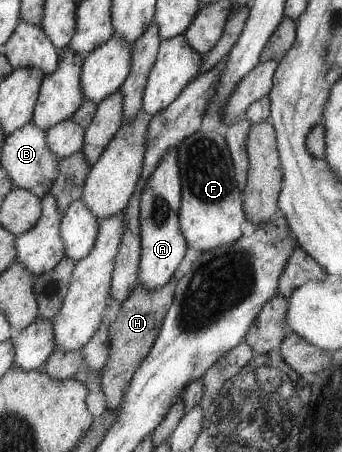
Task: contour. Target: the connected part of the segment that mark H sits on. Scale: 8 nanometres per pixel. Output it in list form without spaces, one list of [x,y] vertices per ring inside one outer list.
[[[175,277],[159,290],[147,290],[143,284],[135,284],[131,298],[127,300],[127,303],[117,307],[117,317],[111,324],[109,362],[101,371],[101,386],[107,396],[107,408],[111,412],[117,412],[119,408],[122,408],[129,384],[131,384],[131,380],[134,380],[135,372],[139,371],[142,363],[154,348],[159,332],[162,331],[163,322],[166,320],[167,312],[170,312],[171,306],[175,303],[175,286],[177,284],[178,280]]]

